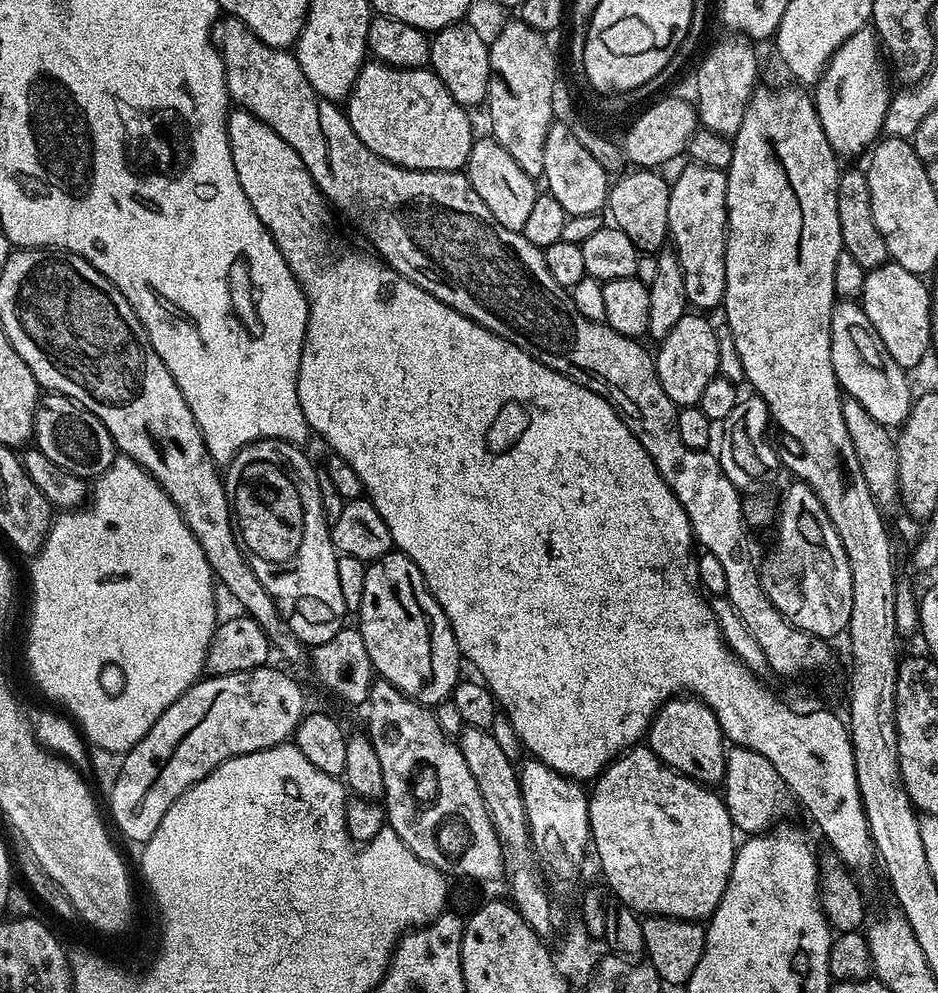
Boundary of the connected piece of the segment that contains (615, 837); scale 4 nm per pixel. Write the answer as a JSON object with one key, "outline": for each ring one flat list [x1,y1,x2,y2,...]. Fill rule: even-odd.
{"outline":[[633,746,627,752,621,752,599,776,596,777,590,788,588,797,588,830,590,833,590,844,596,847,596,856,600,859,600,868,604,871,603,883,610,889,615,899,631,908,637,914,648,916,672,916,676,920,690,920,693,922,704,922,712,915,712,911,722,902,722,894,728,885,732,863,736,857,738,847,738,833,732,827,732,819,726,810,723,799,716,796,711,787,702,785,690,776,683,776,681,772,673,770,669,764,664,764,647,746]]}

